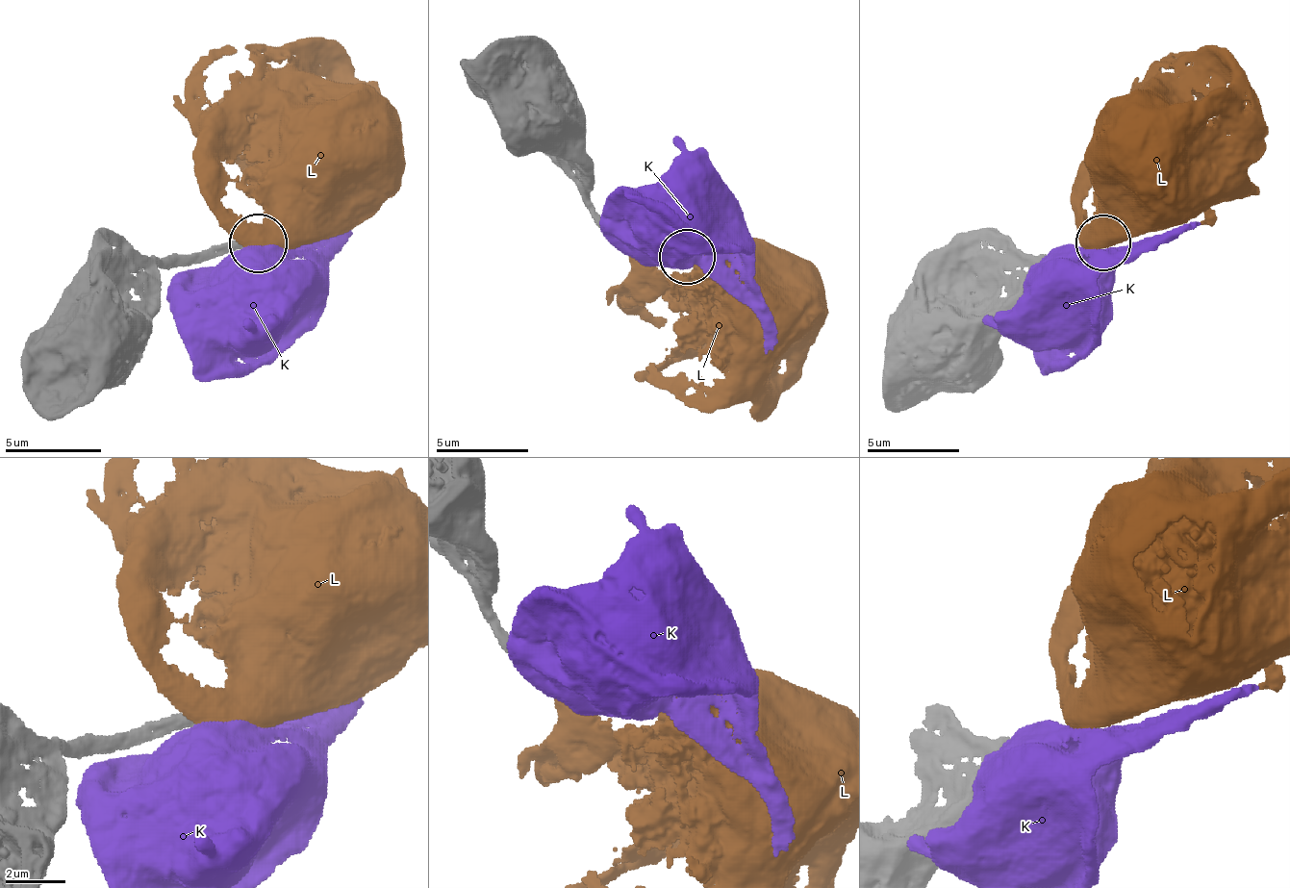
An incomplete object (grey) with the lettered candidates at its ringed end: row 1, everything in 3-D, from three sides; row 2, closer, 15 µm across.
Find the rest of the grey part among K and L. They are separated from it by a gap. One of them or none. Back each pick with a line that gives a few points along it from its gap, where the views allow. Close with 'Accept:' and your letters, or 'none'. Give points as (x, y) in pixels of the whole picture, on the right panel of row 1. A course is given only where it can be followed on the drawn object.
Accept: none

